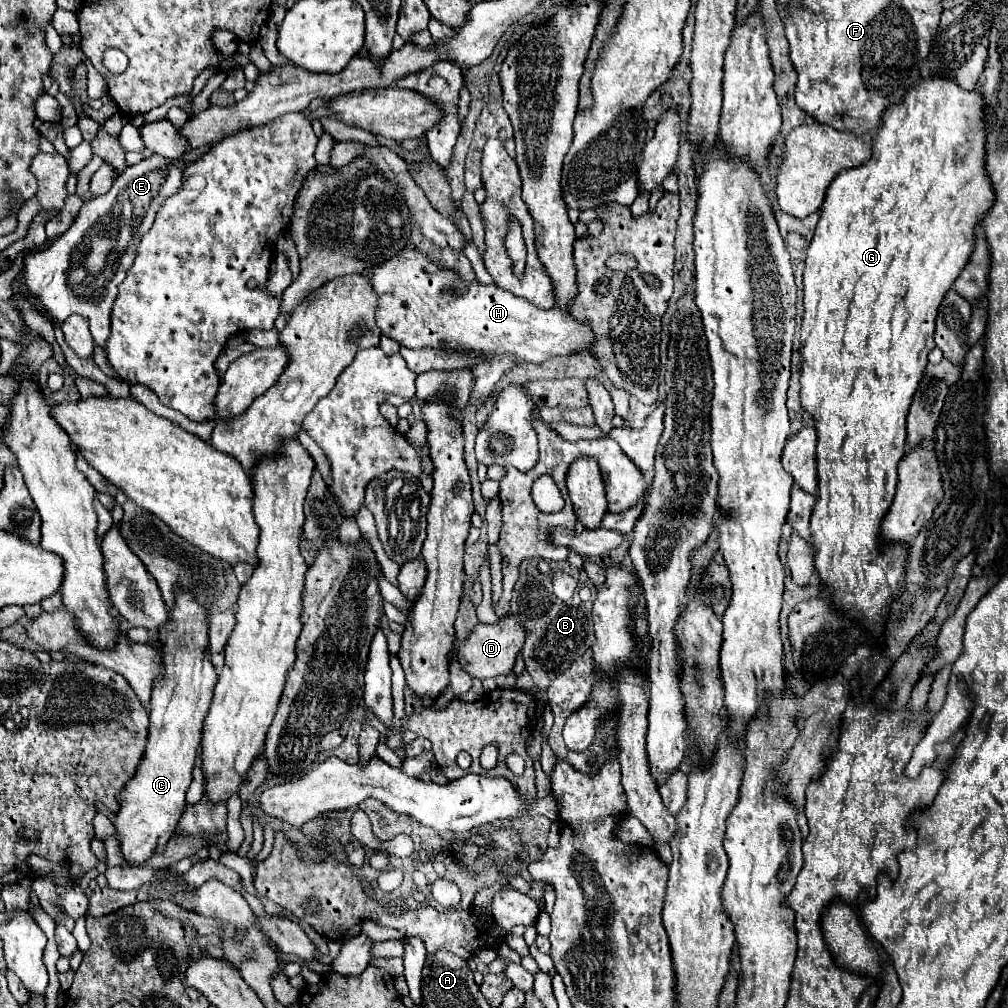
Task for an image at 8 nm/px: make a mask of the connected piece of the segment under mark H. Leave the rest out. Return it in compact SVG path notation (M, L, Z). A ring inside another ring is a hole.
M406 248L398 256L390 258L388 262L382 262L372 268L370 272L372 286L378 294L378 310L376 310L376 324L382 330L384 336L390 336L398 340L402 346L408 348L444 348L444 350L476 350L486 356L484 364L472 366L472 374L476 378L472 398L480 398L478 408L482 408L486 396L492 394L494 384L502 378L502 374L512 368L518 362L532 362L540 364L544 360L550 360L554 356L568 356L582 352L594 344L594 330L588 322L576 320L566 308L538 308L526 298L514 296L496 284L484 286L484 284L466 284L462 282L454 272L442 270L440 266L432 264L422 252Z

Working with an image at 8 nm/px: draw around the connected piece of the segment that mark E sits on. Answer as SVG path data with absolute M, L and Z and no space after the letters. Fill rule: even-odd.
M154 154L122 172L108 194L96 196L80 208L68 232L50 242L50 246L24 258L24 276L18 280L20 290L30 292L42 312L50 314L58 324L72 314L86 318L96 344L106 348L118 284L126 278L138 242L152 228L158 204L182 186L184 168L176 164L178 160Z

